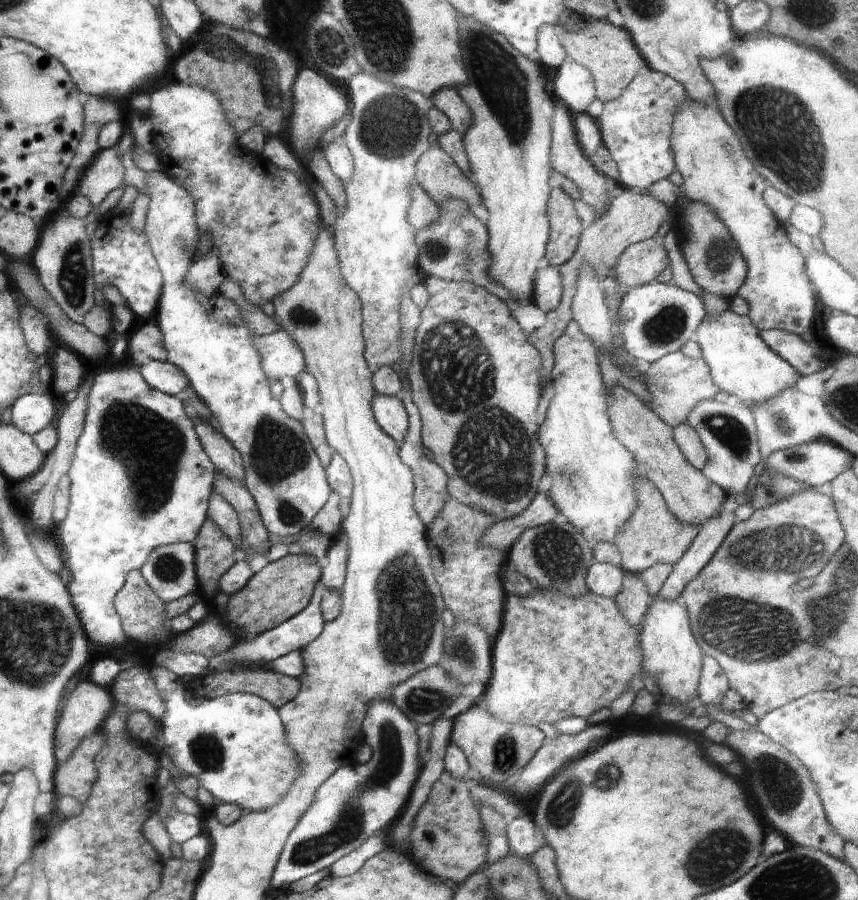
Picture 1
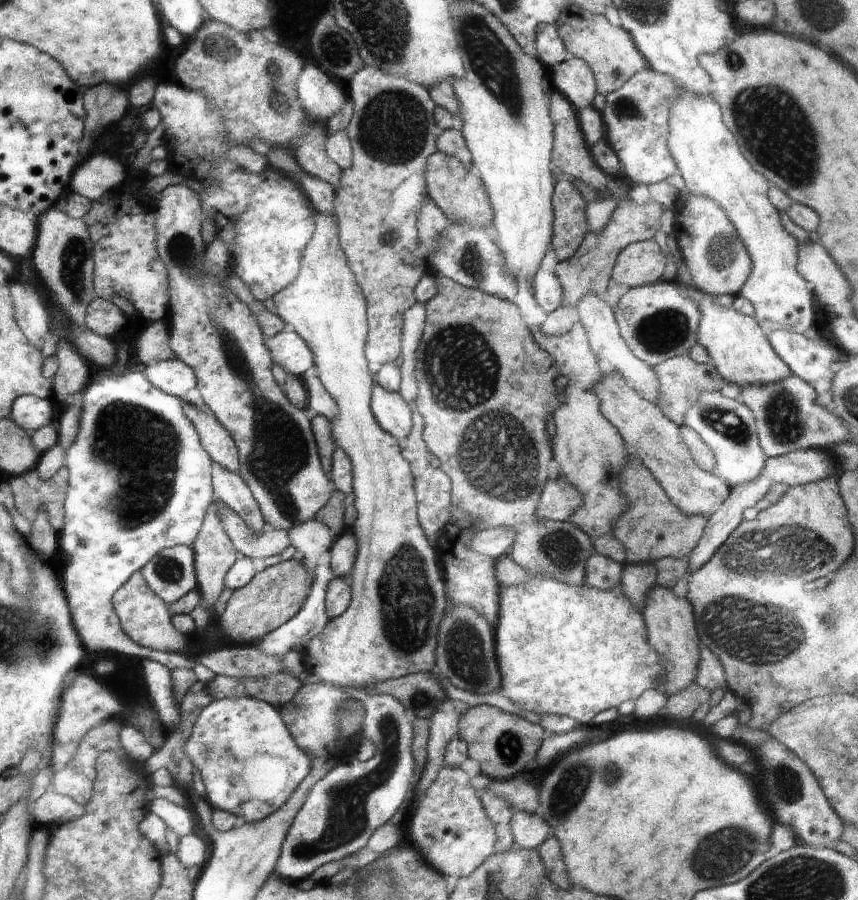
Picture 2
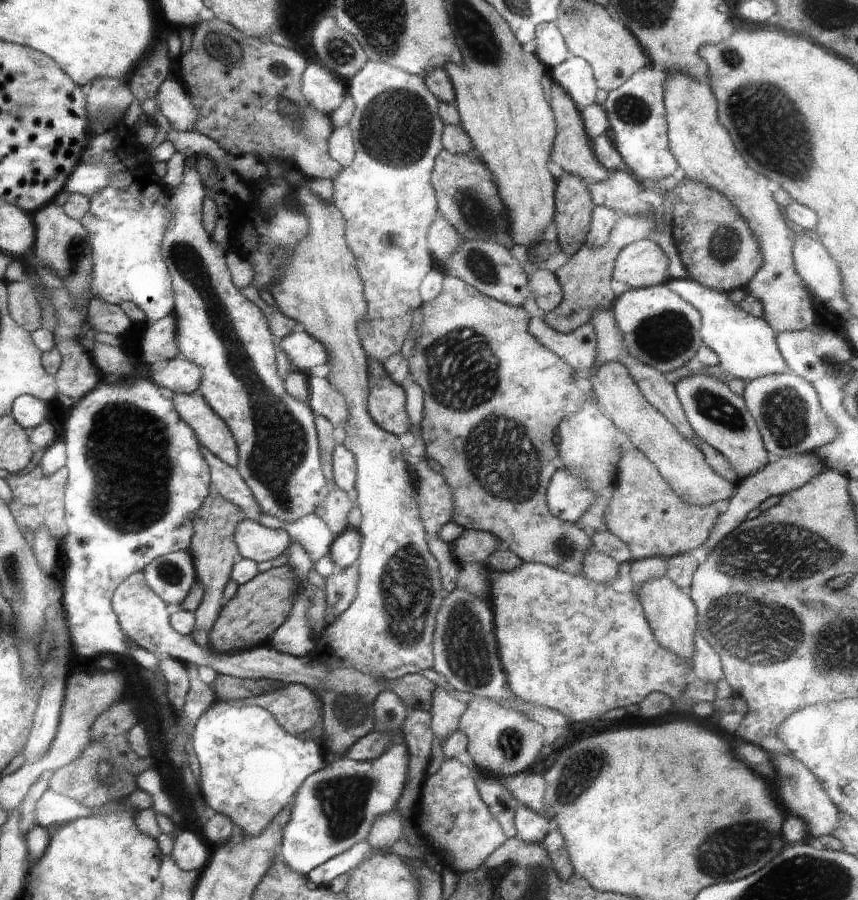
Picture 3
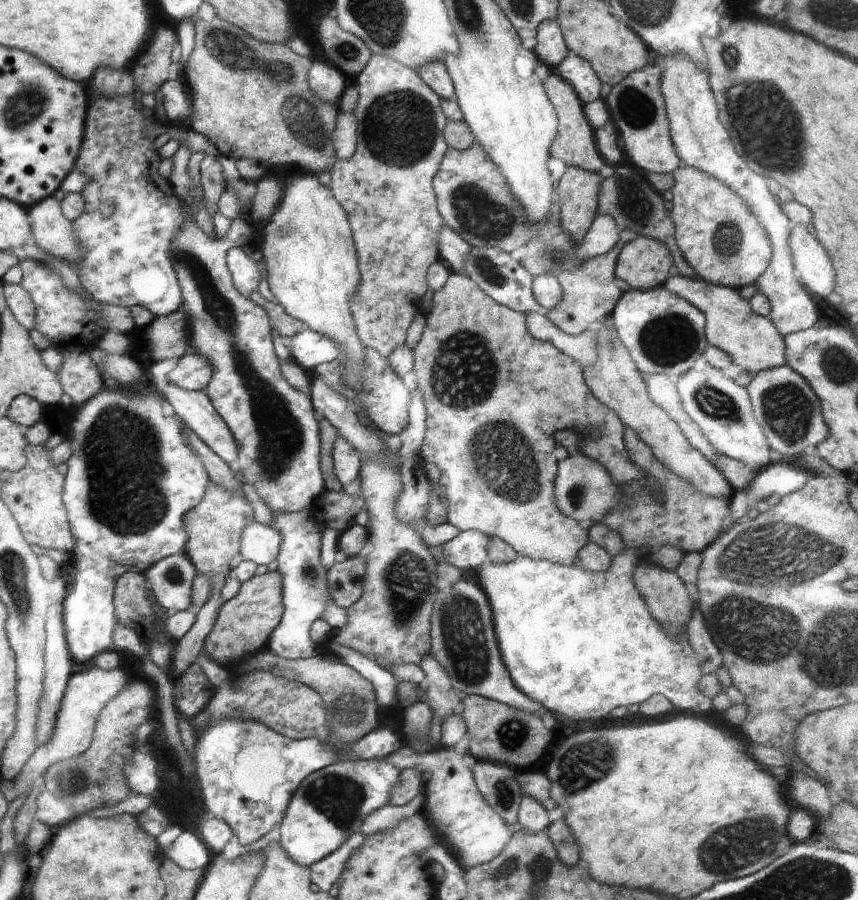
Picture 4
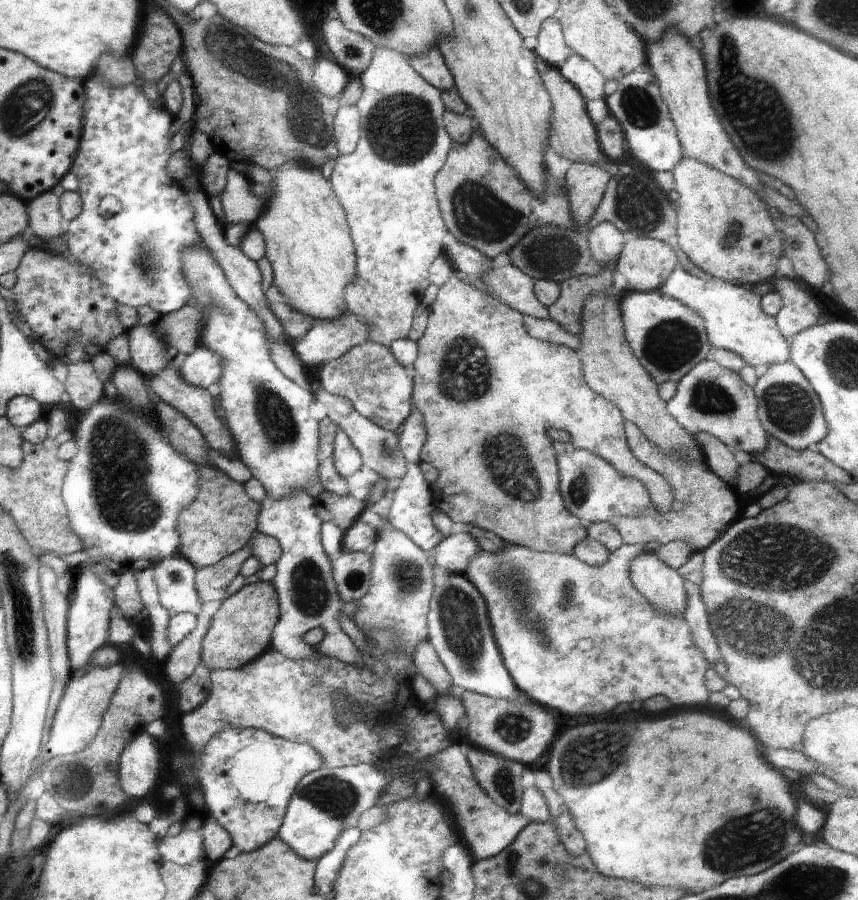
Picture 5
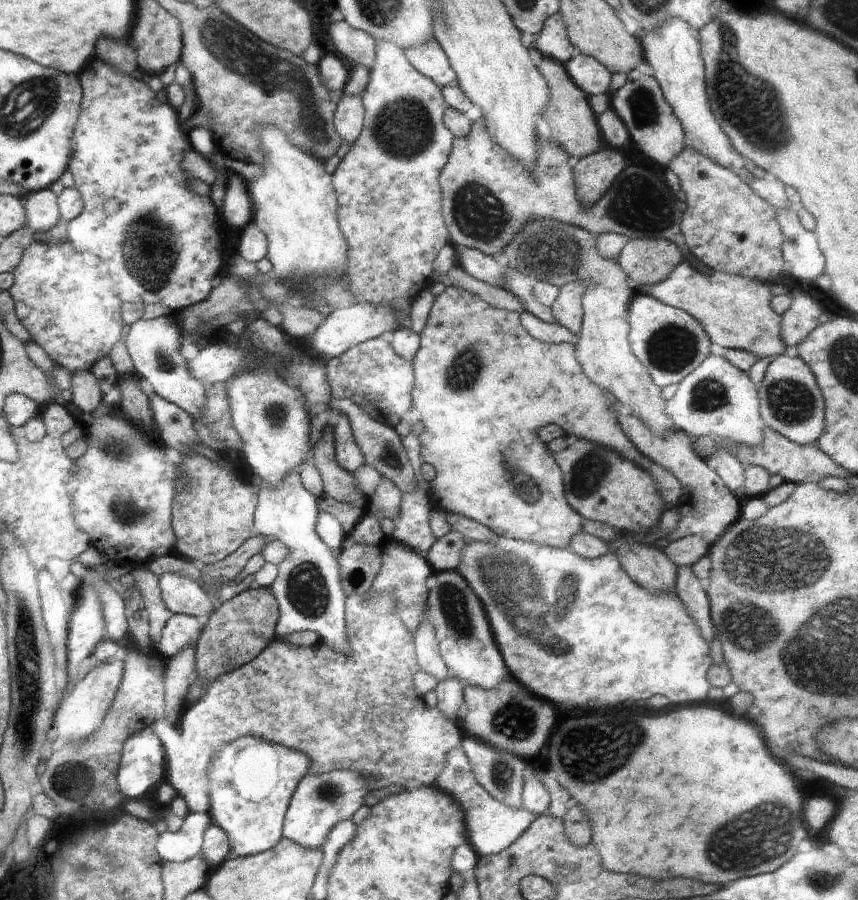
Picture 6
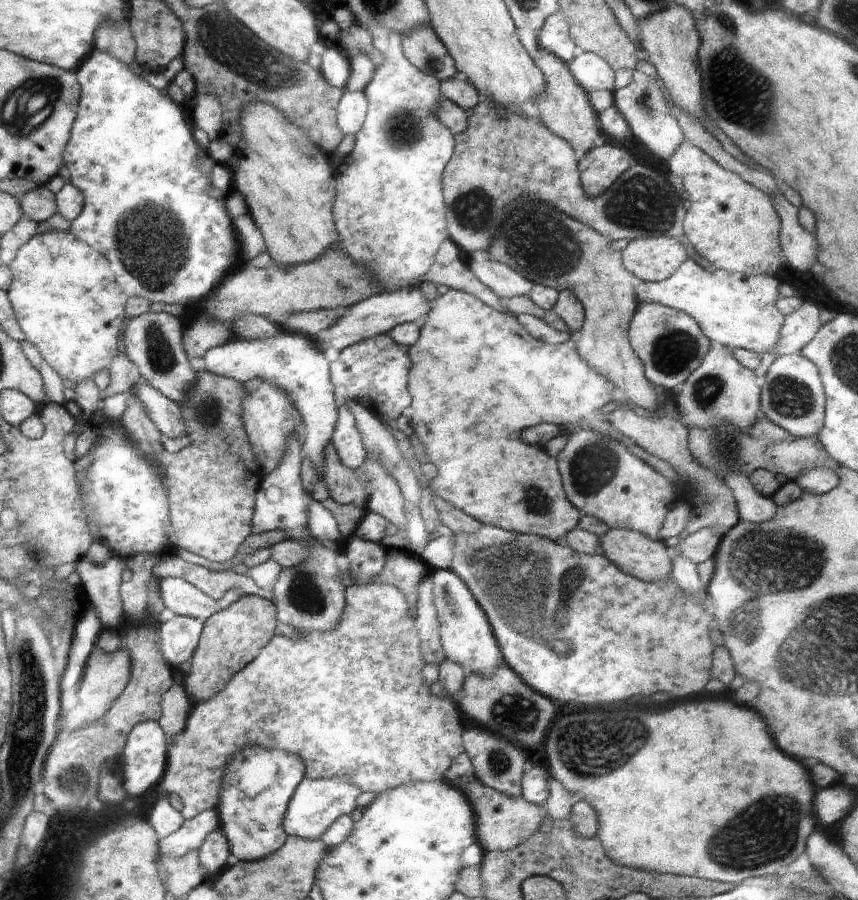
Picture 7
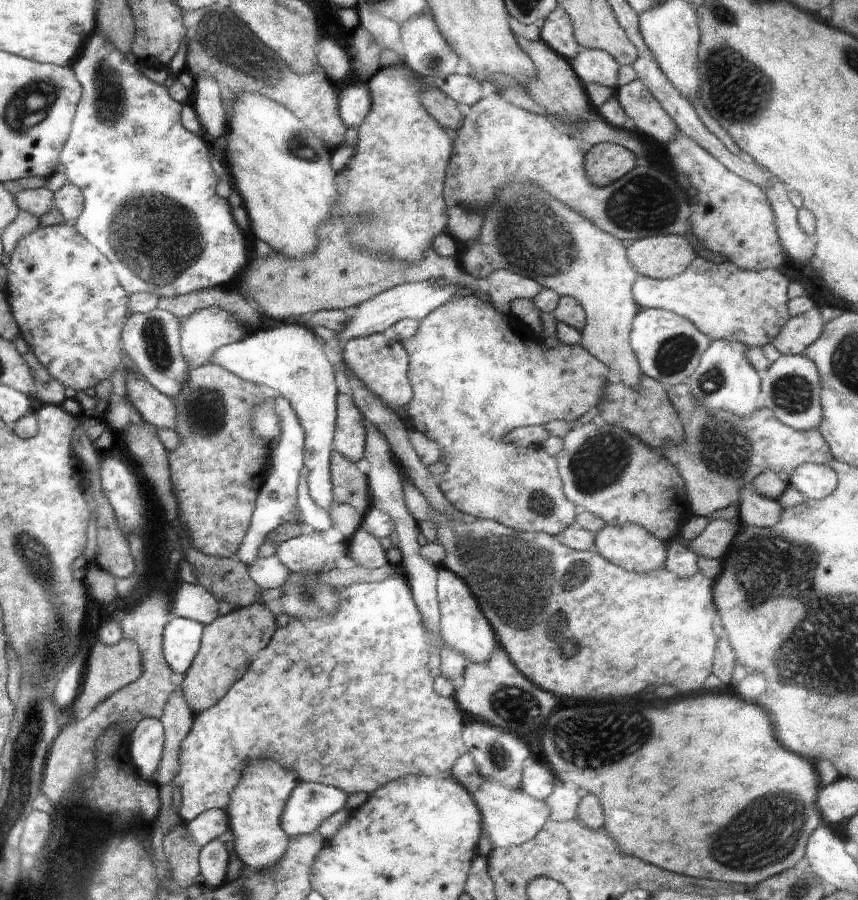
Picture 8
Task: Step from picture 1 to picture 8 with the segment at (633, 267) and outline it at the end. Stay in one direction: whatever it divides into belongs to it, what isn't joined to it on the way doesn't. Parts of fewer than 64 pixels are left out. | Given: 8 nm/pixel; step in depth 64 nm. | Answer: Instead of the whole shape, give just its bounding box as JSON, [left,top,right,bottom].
[628,236,694,278]

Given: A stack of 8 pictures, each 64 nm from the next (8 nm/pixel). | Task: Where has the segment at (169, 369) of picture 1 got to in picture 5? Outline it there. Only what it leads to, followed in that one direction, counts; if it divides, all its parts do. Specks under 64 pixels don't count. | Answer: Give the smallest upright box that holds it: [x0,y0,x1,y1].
[178,345,224,389]

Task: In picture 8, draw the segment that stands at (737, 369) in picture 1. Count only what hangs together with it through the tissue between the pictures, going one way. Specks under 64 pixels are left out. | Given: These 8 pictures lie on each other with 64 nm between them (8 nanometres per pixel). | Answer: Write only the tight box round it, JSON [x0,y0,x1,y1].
[634,258,788,348]

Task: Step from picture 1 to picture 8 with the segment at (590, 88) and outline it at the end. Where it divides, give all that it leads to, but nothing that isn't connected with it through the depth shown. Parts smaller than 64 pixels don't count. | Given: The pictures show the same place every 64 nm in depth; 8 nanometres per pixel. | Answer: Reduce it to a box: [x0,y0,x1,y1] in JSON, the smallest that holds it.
[570,50,618,88]

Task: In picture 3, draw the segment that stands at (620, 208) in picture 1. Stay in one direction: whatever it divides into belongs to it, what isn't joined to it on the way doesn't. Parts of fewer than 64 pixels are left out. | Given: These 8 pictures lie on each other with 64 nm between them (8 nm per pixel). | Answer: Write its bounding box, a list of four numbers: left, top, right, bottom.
[544,214,650,330]

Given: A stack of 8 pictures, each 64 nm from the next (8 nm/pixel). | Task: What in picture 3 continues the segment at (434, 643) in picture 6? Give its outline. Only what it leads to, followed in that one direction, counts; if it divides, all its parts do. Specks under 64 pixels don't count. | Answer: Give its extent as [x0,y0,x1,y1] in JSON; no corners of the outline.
[430,682,467,740]

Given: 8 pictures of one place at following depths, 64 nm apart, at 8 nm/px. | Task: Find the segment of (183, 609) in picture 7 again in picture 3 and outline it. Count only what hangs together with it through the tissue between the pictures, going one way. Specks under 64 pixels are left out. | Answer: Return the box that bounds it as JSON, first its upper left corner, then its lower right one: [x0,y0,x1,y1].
[143,550,197,605]

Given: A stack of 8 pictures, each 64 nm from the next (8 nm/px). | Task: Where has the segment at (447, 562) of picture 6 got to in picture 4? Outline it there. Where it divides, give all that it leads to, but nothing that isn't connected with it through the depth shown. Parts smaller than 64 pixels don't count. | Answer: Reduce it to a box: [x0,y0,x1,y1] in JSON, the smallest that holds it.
[442,530,490,570]

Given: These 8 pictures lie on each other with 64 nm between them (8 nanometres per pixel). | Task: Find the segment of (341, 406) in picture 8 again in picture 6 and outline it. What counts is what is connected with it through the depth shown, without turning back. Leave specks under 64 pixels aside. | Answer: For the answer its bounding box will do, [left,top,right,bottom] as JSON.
[333,414,365,473]

